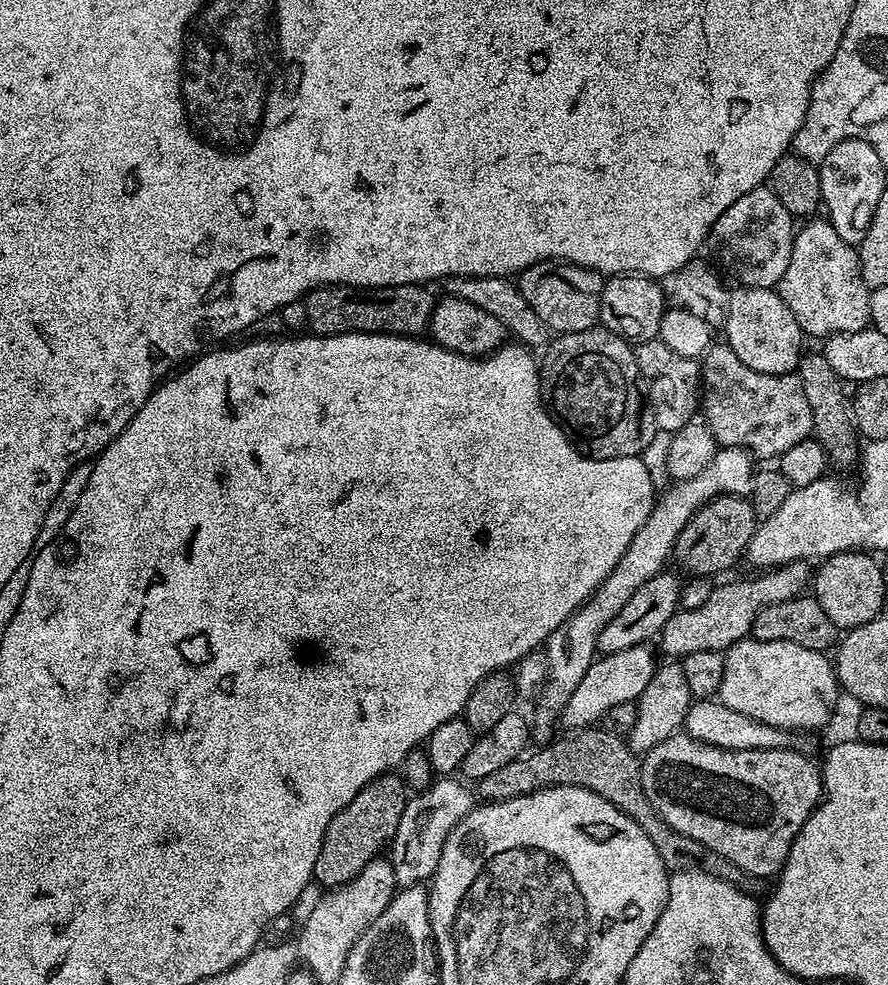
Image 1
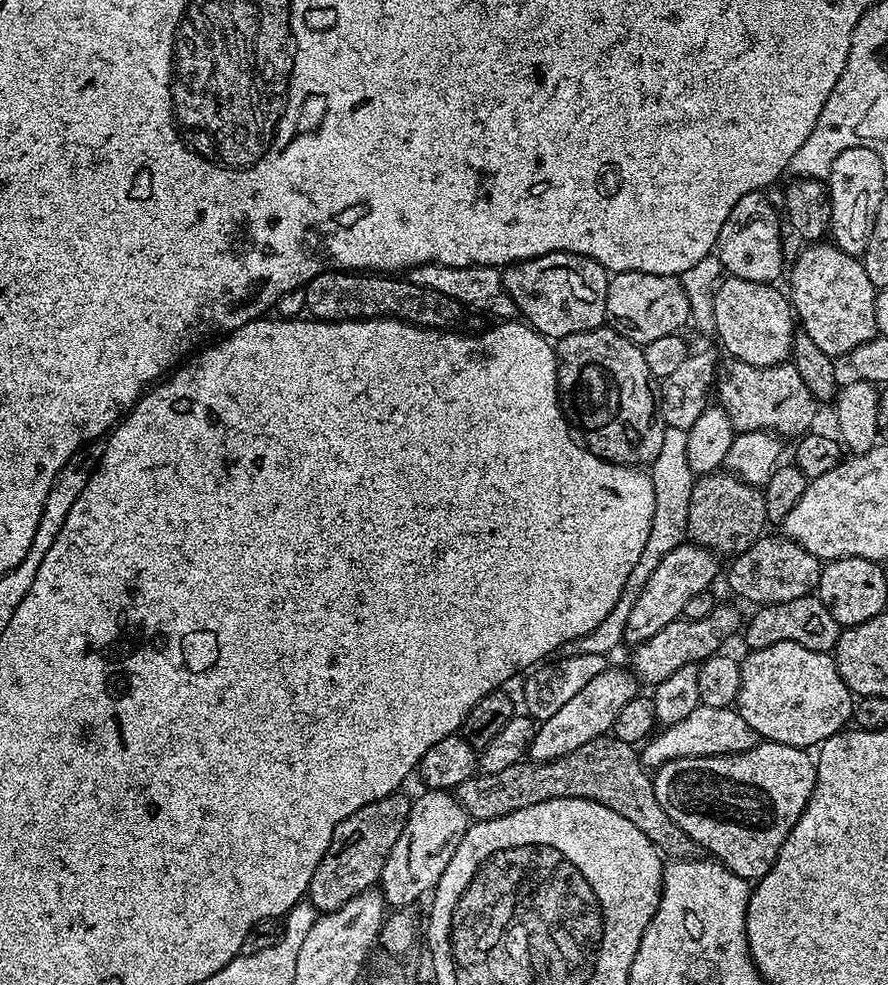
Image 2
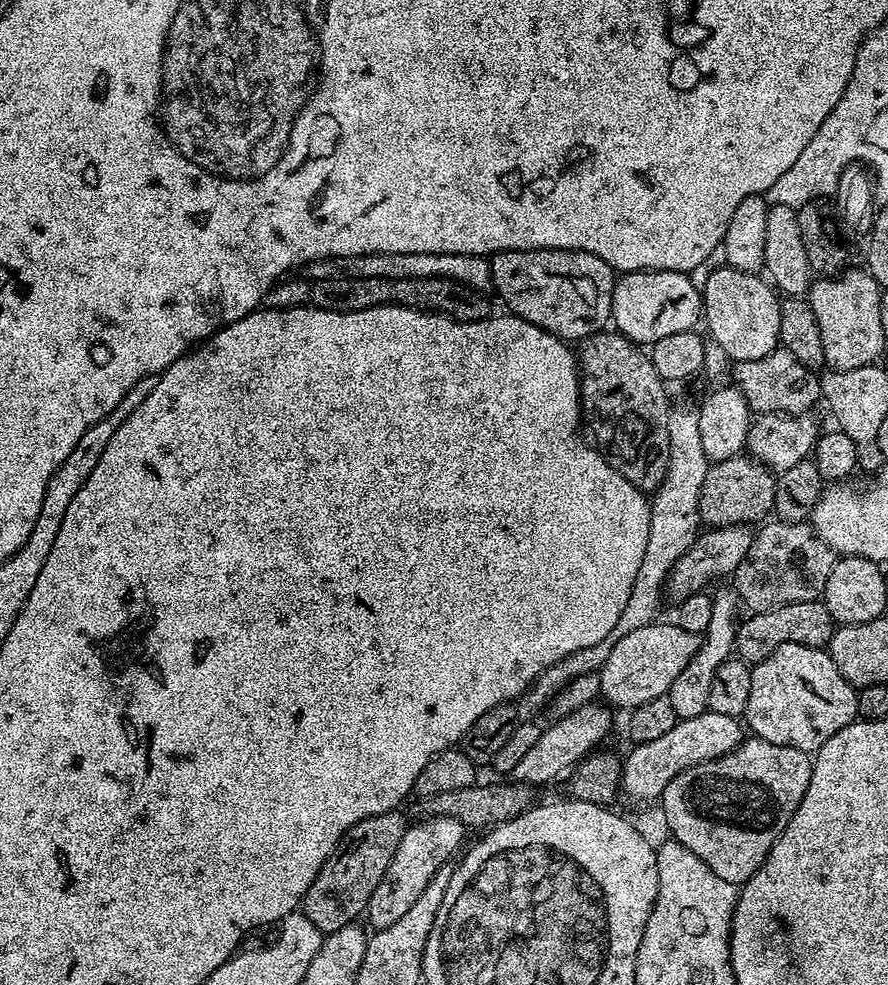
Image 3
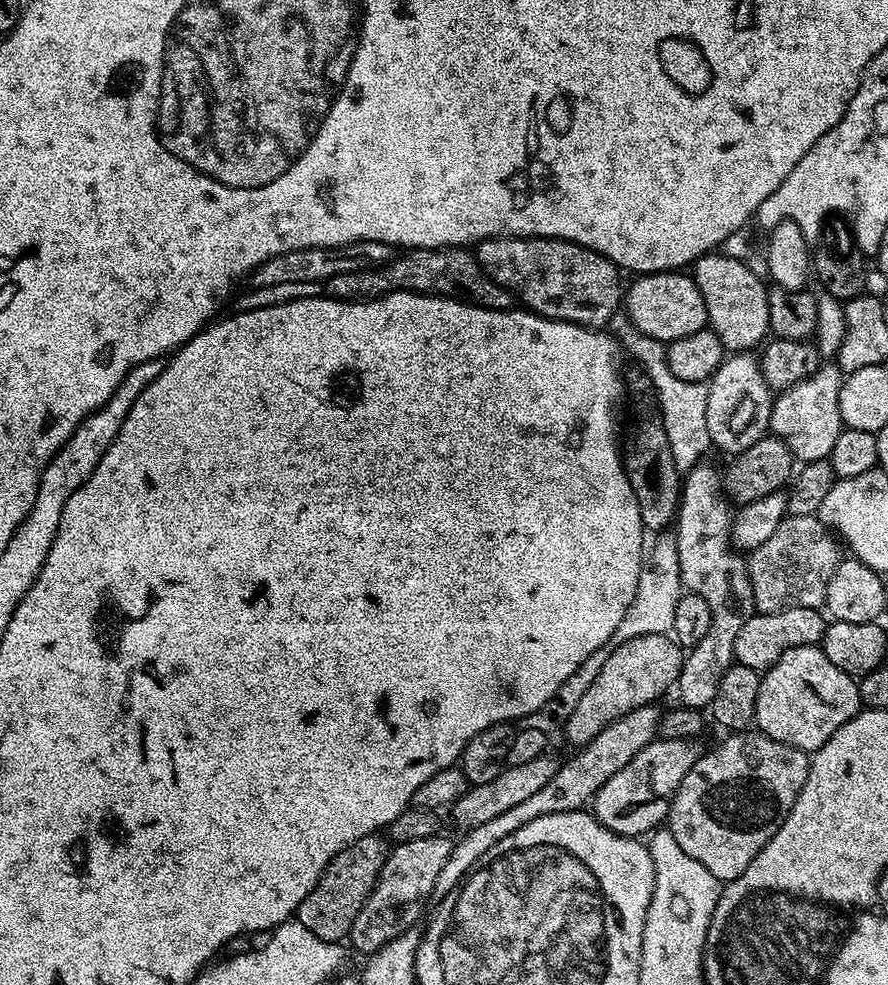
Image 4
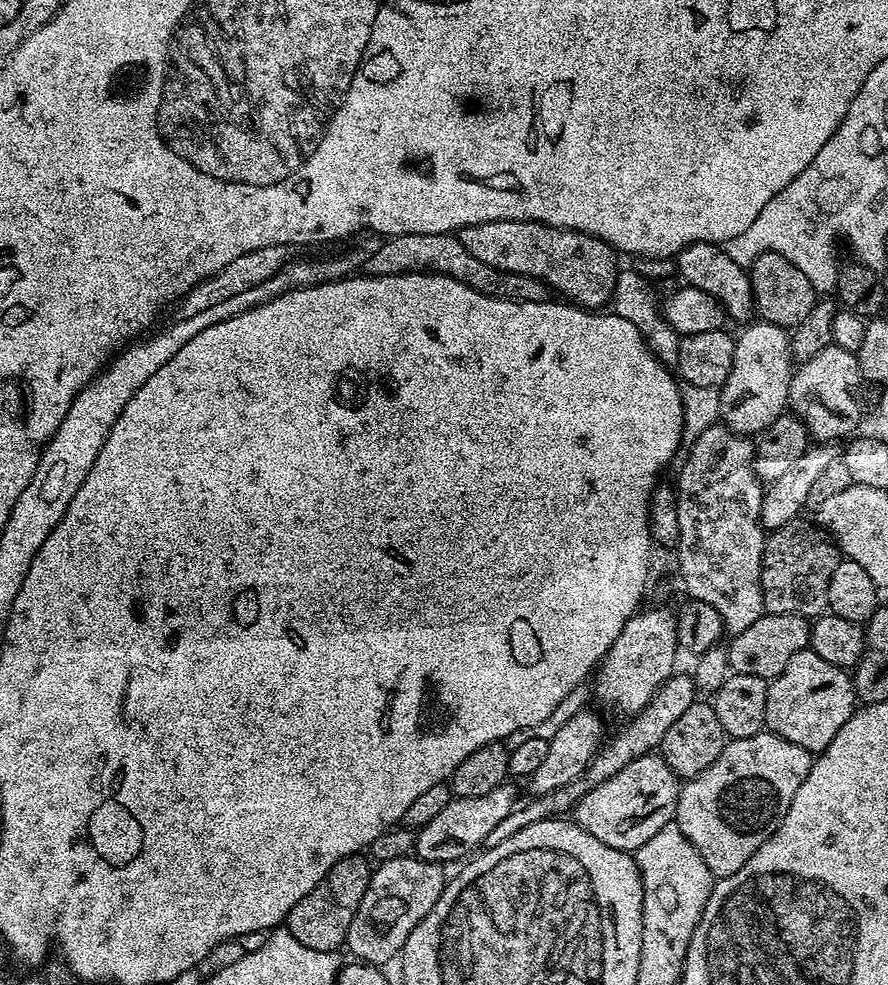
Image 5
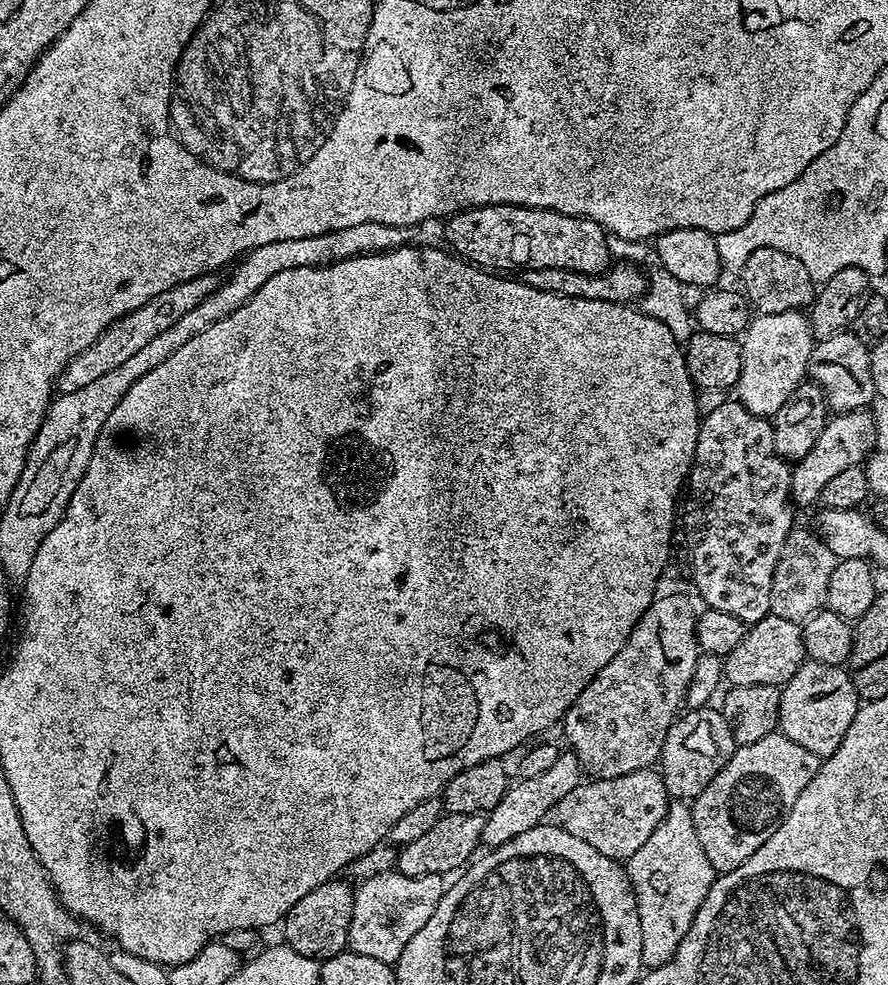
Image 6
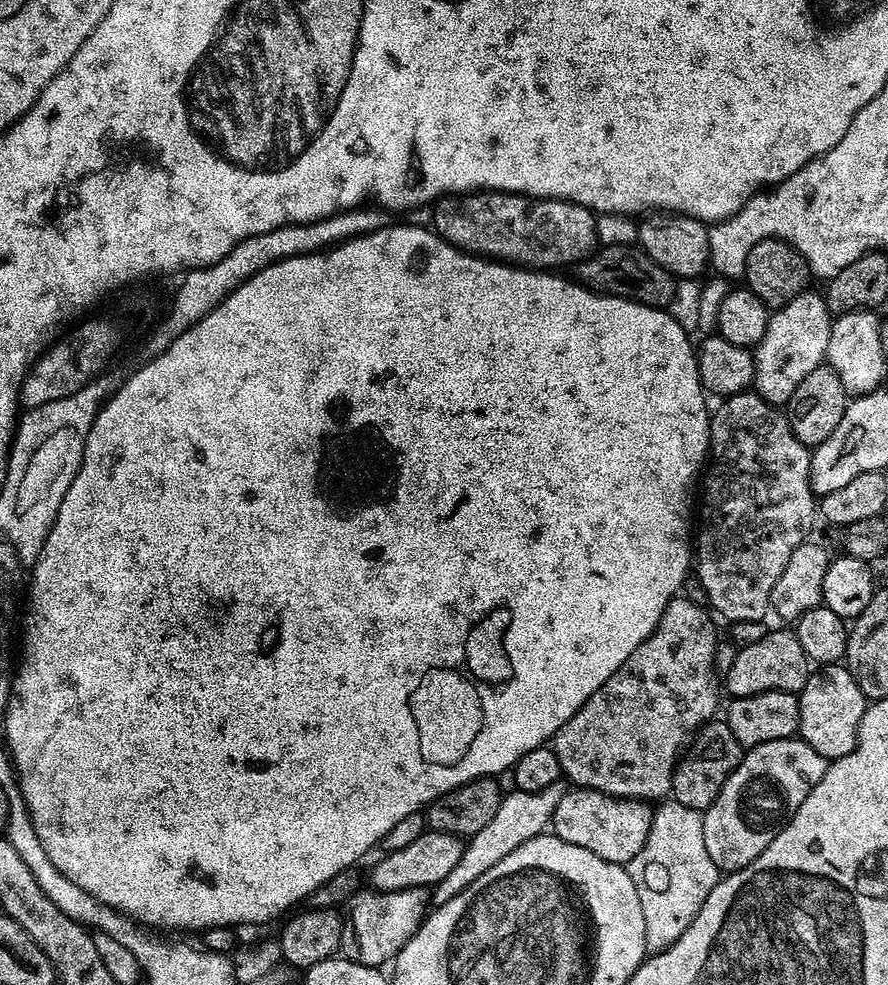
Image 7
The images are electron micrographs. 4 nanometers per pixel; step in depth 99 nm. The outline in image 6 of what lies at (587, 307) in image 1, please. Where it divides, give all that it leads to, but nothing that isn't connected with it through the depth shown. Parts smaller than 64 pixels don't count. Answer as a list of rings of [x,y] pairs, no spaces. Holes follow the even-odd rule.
[[[487,204],[477,208],[464,208],[460,212],[444,220],[446,226],[445,245],[455,255],[485,270],[508,270],[504,268],[561,268],[574,270],[582,274],[598,274],[604,272],[613,263],[614,257],[608,249],[609,233],[605,232],[598,222],[581,216],[558,214],[554,210],[527,208],[513,204]]]

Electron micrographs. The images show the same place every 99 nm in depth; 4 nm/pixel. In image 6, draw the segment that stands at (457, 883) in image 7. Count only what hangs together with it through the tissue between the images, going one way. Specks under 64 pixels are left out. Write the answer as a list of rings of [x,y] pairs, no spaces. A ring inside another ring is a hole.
[[[570,750],[561,751],[558,762],[554,762],[554,766],[550,766],[544,773],[509,783],[507,790],[502,794],[502,802],[498,802],[498,806],[494,806],[494,810],[484,816],[481,841],[485,845],[488,844],[489,849],[494,849],[510,842],[510,838],[518,838],[518,834],[526,834],[526,830],[537,828],[539,824],[545,823],[553,806],[562,802],[562,798],[566,798],[566,794],[570,794],[570,790],[574,790],[574,786],[581,782],[582,773],[578,758]]]

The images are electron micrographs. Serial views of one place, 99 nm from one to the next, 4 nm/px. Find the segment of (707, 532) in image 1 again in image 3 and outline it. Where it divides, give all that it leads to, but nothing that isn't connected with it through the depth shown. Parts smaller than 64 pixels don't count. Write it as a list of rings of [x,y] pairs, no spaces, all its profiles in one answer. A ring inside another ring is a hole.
[[[747,454],[715,461],[702,482],[699,519],[708,528],[729,528],[739,524],[759,525],[765,519],[763,516],[772,512],[775,489],[776,476],[766,465]]]

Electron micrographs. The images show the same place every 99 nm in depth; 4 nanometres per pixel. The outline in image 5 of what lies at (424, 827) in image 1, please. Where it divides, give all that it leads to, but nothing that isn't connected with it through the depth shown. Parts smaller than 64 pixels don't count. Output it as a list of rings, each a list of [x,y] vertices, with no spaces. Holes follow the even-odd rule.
[[[409,854],[402,858],[394,858],[385,864],[376,864],[370,886],[366,886],[366,894],[362,894],[362,906],[358,906],[358,914],[354,914],[354,922],[350,922],[350,930],[346,941],[347,951],[352,951],[357,961],[377,966],[387,965],[387,960],[392,960],[403,953],[410,934],[430,914],[434,902],[444,892],[446,875],[444,876],[445,865],[435,864],[429,860],[422,860],[415,854]]]

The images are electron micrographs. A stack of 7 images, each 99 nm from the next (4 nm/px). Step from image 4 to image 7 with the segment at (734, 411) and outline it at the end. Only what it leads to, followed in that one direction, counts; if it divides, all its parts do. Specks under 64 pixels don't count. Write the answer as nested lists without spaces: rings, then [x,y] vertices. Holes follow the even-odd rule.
[[[812,291],[800,292],[790,302],[775,309],[769,315],[766,334],[762,334],[755,346],[754,388],[771,404],[787,405],[794,390],[798,390],[798,382],[802,382],[810,370],[825,363],[834,316],[828,310],[827,299]]]

